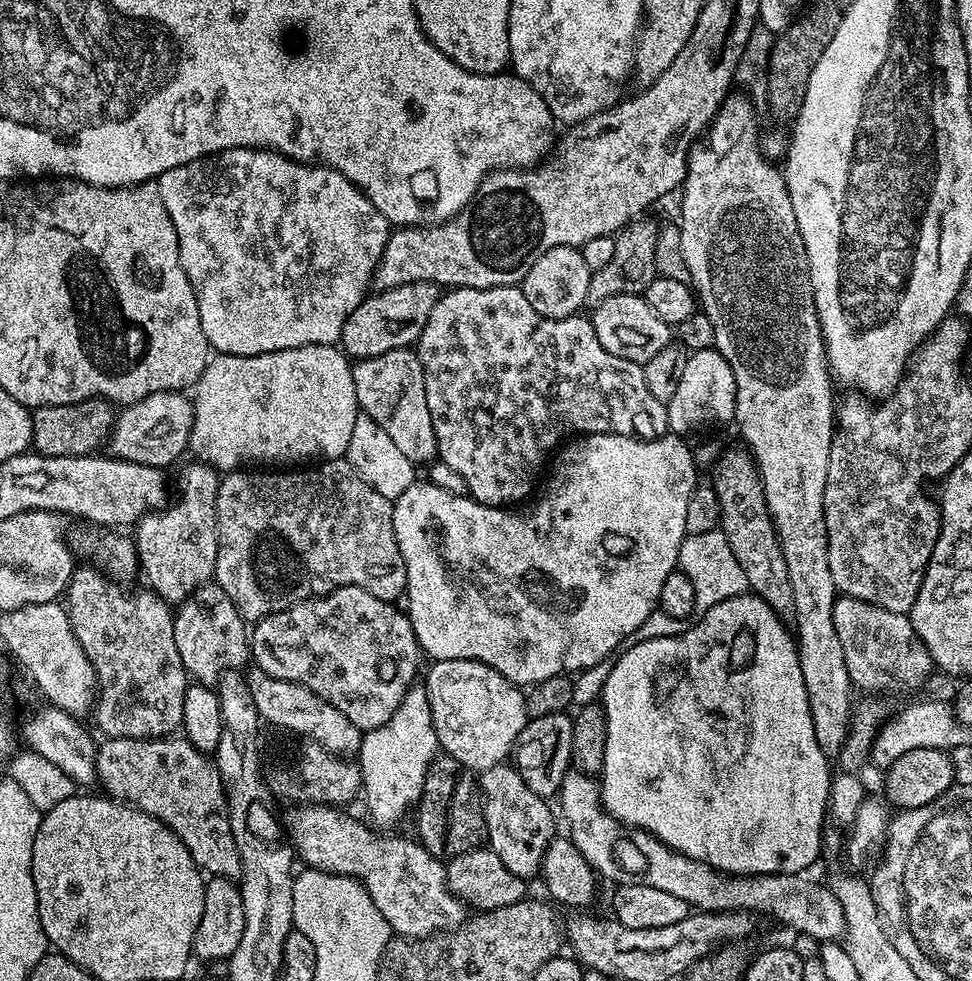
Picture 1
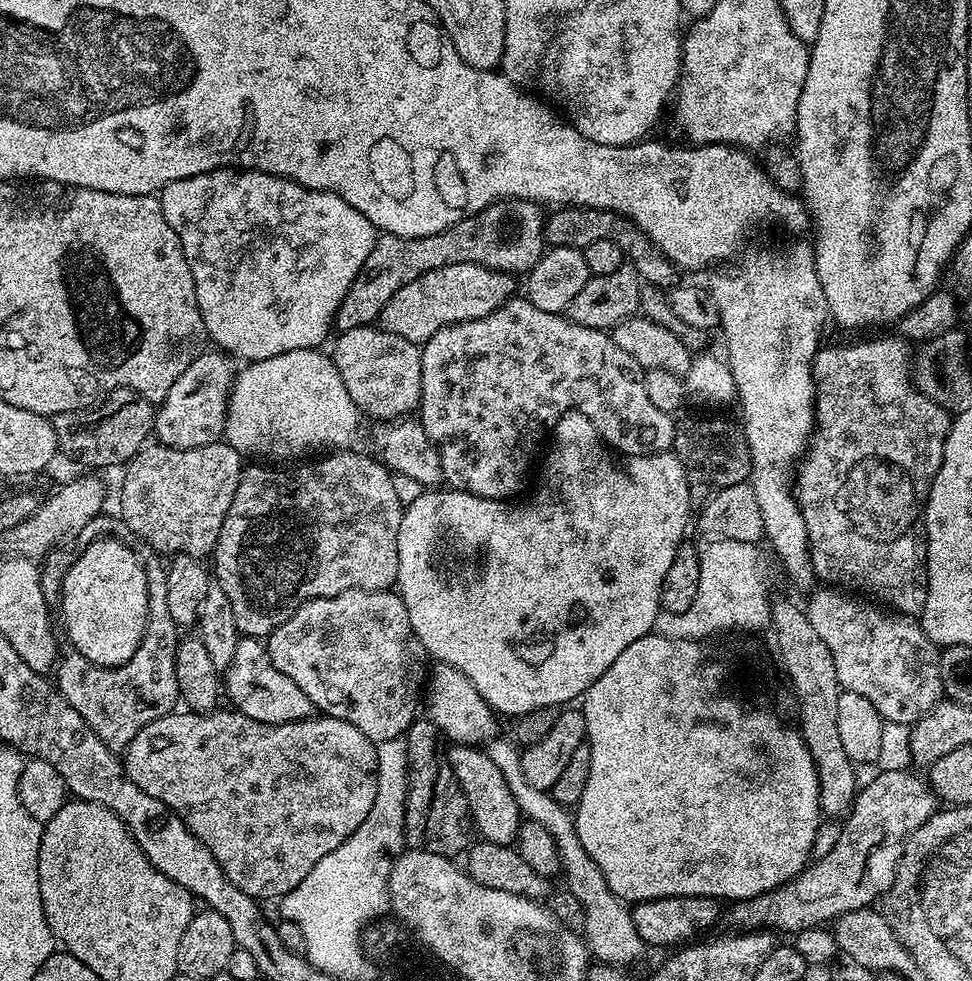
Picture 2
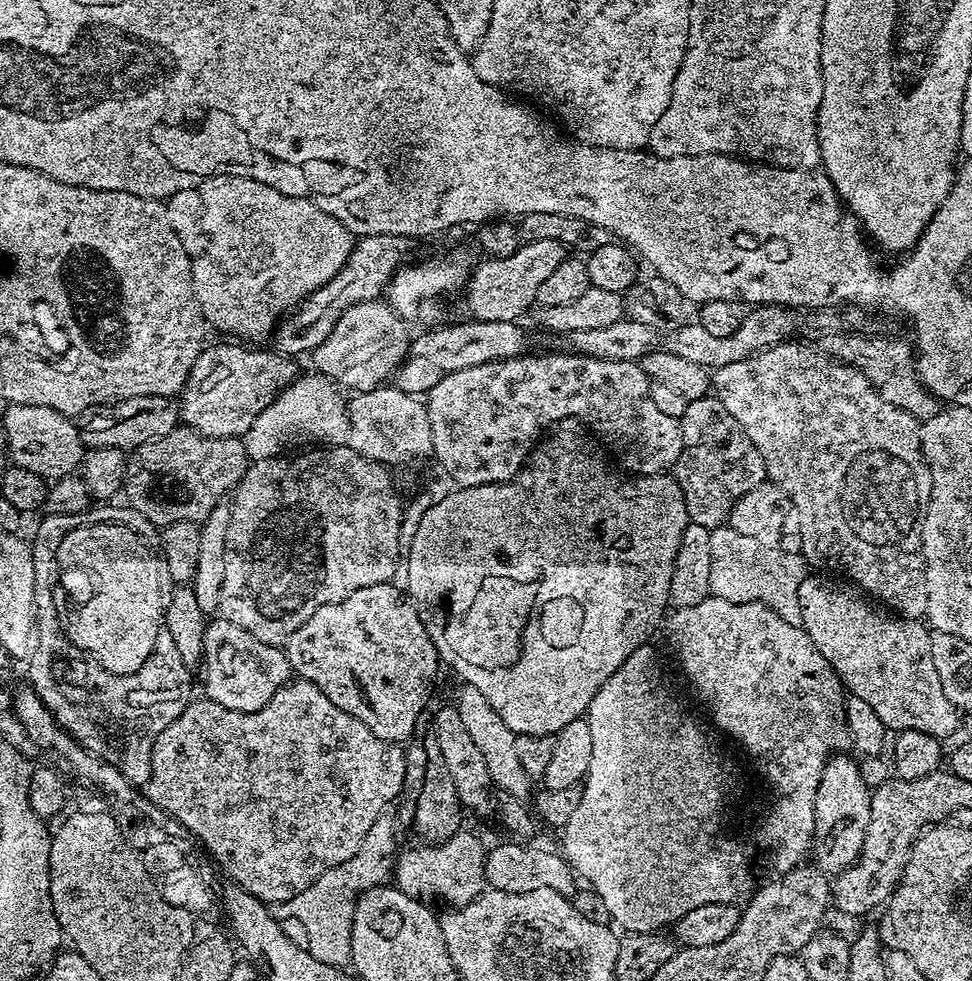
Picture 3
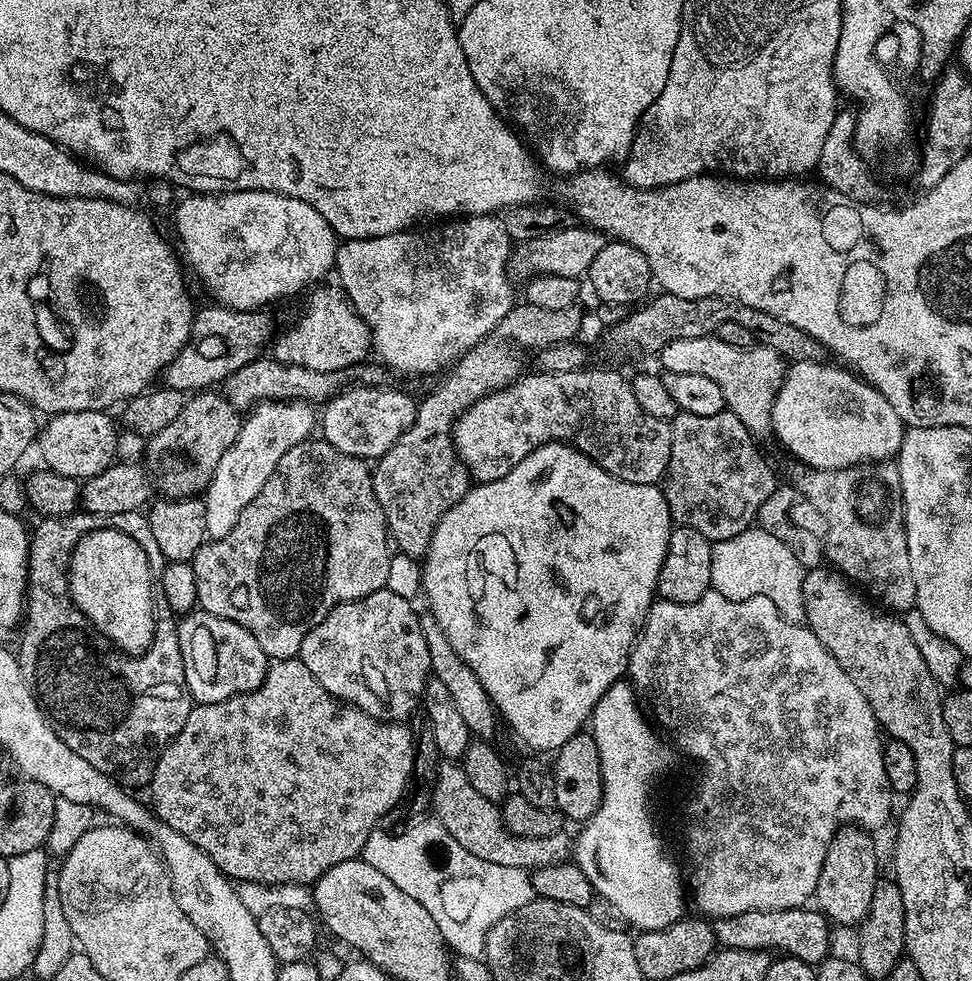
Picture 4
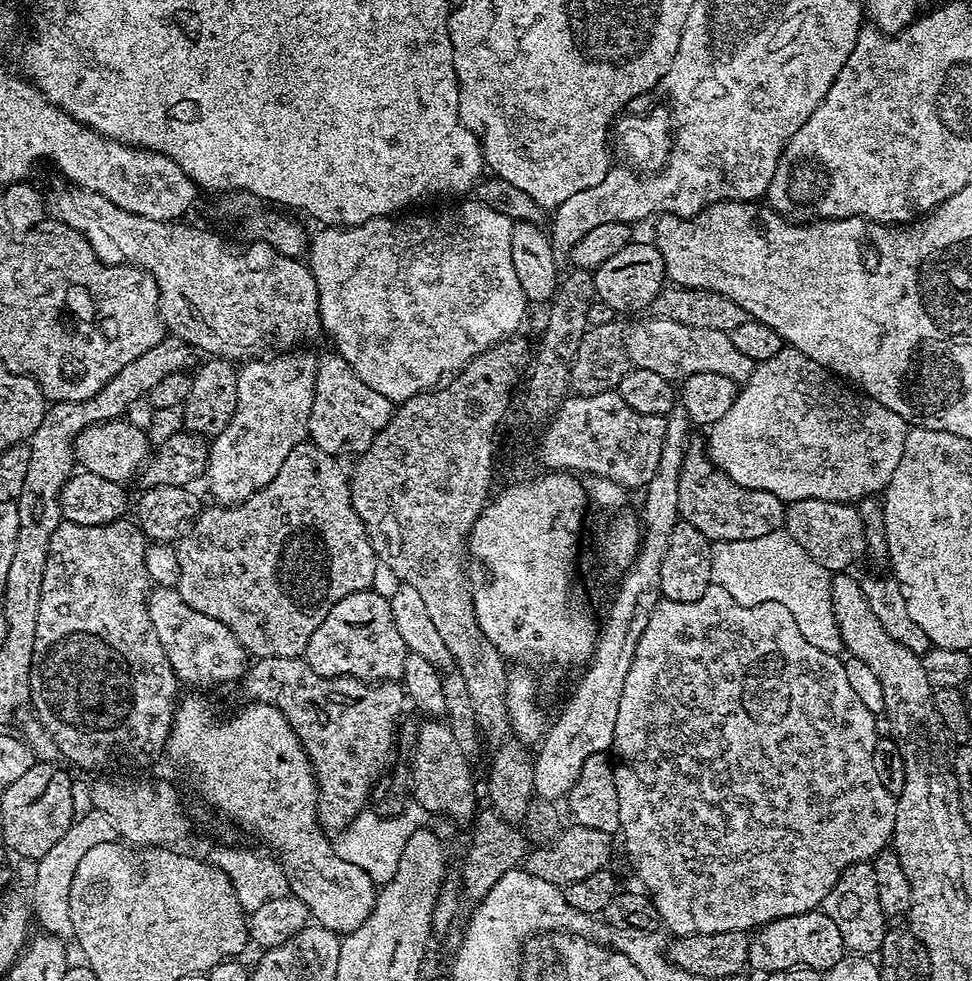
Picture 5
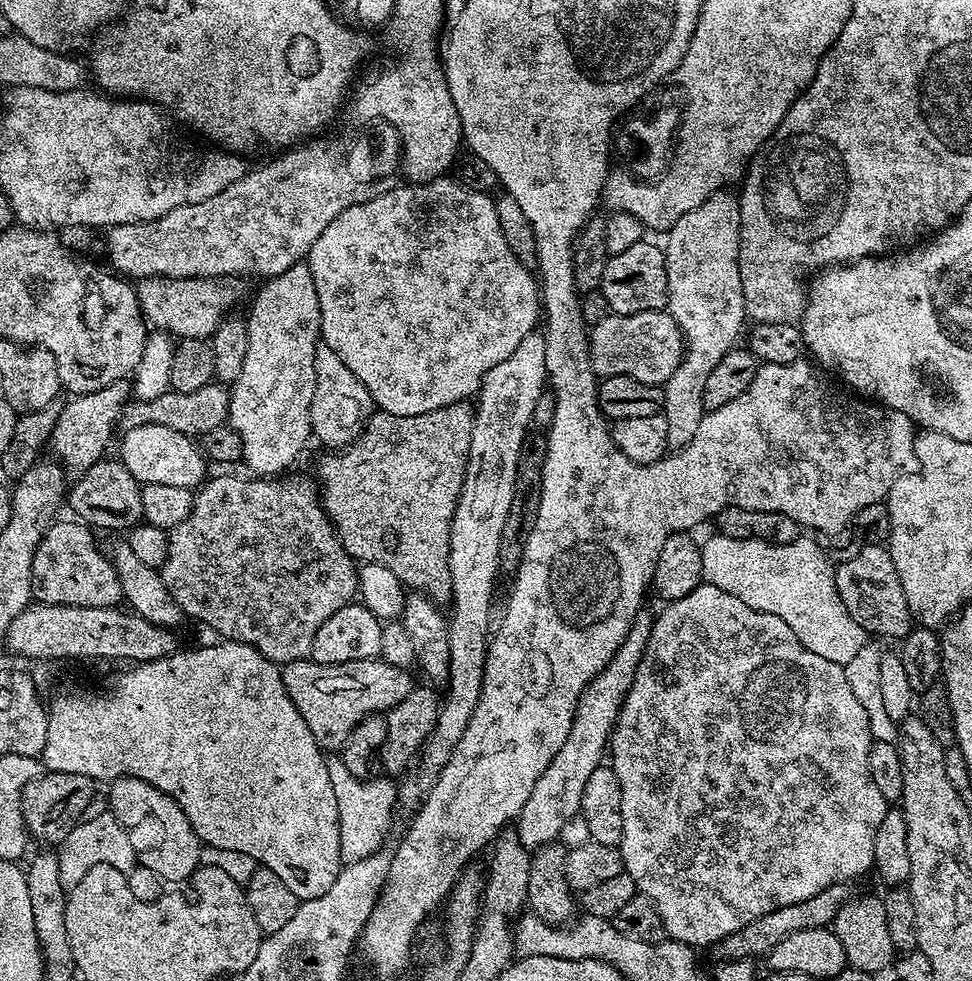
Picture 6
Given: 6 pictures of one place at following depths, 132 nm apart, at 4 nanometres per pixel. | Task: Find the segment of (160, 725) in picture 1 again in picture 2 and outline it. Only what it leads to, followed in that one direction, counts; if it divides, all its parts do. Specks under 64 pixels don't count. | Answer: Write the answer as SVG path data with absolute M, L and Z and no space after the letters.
M103 512L91 519L74 538L75 543L79 543L78 546L83 548L94 543L96 539L114 535L115 539L131 548L136 555L142 558L145 573L148 576L148 592L151 600L148 607L148 625L145 626L144 637L137 648L137 652L129 661L117 668L103 668L95 665L94 662L83 657L67 638L61 639L58 644L58 663L54 669L54 677L56 676L54 684L66 703L74 706L74 710L78 710L78 714L82 714L86 726L90 726L90 730L94 730L96 737L107 748L123 750L132 741L134 734L138 734L138 730L142 730L142 726L168 715L177 707L180 700L178 678L176 677L176 645L178 643L176 632L178 633L178 626L170 618L170 605L166 599L168 569L165 561L149 549L145 540L138 538L130 529L123 527L115 515L112 515L113 517L108 515Z

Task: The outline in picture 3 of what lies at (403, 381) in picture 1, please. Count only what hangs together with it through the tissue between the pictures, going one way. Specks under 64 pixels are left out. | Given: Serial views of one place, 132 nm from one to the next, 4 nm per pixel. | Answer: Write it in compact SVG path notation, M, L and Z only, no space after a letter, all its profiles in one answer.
M383 299L358 302L358 306L350 306L350 310L338 318L334 330L330 330L330 338L310 353L310 360L316 367L313 369L341 389L352 388L353 393L381 387L395 377L397 368L408 357L410 335L404 324L407 324L405 317L397 314Z

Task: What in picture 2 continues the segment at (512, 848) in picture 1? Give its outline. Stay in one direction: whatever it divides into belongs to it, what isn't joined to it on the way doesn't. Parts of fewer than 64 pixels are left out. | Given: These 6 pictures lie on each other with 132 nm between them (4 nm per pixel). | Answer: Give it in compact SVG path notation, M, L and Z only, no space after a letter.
M453 743L447 754L446 763L454 770L454 775L461 782L465 791L475 831L489 844L511 845L520 833L522 813L518 802L514 800L514 794L510 792L510 786L506 786L506 778L502 776L502 770L490 762L487 751L479 747L468 747Z

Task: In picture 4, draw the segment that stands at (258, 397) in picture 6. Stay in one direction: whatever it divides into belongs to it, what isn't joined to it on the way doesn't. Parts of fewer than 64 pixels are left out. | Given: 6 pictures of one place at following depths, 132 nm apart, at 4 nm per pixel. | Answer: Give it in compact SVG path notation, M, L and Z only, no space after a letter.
M265 400L243 417L234 446L222 454L222 462L218 462L202 496L206 506L206 530L211 539L221 540L234 530L238 514L258 498L258 490L262 490L266 478L274 474L278 458L282 458L290 446L298 446L298 442L309 439L315 424L317 427L318 412L307 400Z

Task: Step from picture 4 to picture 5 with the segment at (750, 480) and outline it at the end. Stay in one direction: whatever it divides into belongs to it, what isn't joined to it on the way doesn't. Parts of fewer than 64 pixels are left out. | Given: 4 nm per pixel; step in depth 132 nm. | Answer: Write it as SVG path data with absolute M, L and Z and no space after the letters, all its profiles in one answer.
M689 439L682 474L678 478L678 510L681 521L694 526L694 530L702 530L702 534L709 542L766 538L766 534L774 534L783 529L785 507L785 501L780 500L774 494L766 494L766 490L750 490L746 486L738 486L738 482L731 480L725 472L721 472L712 463L703 439Z

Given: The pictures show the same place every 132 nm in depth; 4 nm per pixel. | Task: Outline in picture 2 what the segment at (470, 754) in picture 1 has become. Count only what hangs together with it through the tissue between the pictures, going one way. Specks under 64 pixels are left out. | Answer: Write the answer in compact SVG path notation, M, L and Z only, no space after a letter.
M437 663L429 675L424 696L427 717L438 728L439 733L451 743L468 747L479 747L495 739L498 735L498 716L486 703L477 688L461 671L448 664Z

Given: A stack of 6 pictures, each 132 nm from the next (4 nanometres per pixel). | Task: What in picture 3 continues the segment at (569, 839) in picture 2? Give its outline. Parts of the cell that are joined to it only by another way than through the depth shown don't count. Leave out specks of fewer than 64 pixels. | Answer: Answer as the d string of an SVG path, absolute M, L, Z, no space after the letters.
M464 684L461 689L454 700L454 707L458 710L458 718L462 718L467 732L470 733L470 739L474 742L474 746L478 746L482 759L486 761L486 770L490 774L493 785L500 792L527 801L533 795L534 780L533 777L526 774L522 761L518 759L518 753L514 747L516 732L510 730L510 726L506 726L506 722L502 722L498 710L494 710L494 706L490 706L490 702L486 702L485 696L474 686Z

